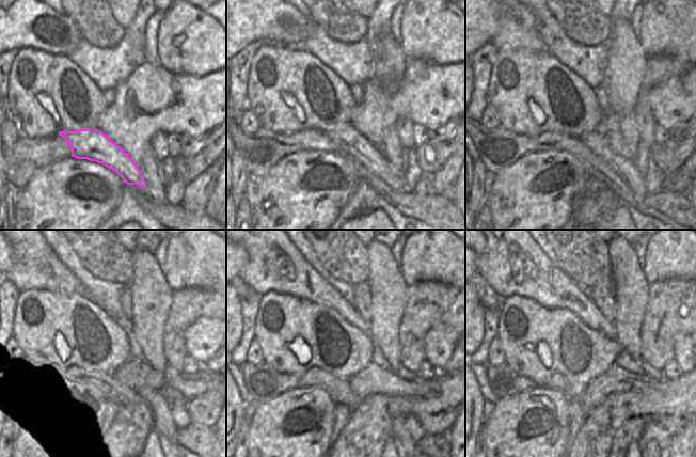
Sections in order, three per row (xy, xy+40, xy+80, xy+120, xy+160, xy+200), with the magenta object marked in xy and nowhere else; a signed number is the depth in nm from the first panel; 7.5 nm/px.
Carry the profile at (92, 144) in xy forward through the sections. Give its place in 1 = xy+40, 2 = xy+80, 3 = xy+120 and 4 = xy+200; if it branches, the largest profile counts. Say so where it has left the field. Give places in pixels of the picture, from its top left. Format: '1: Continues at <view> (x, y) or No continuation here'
1: Continues at xy+40 (350, 142)
2: Continues at xy+80 (632, 170)
3: Continues at xy+120 (160, 414)
4: Continues at xy+200 (651, 446)

